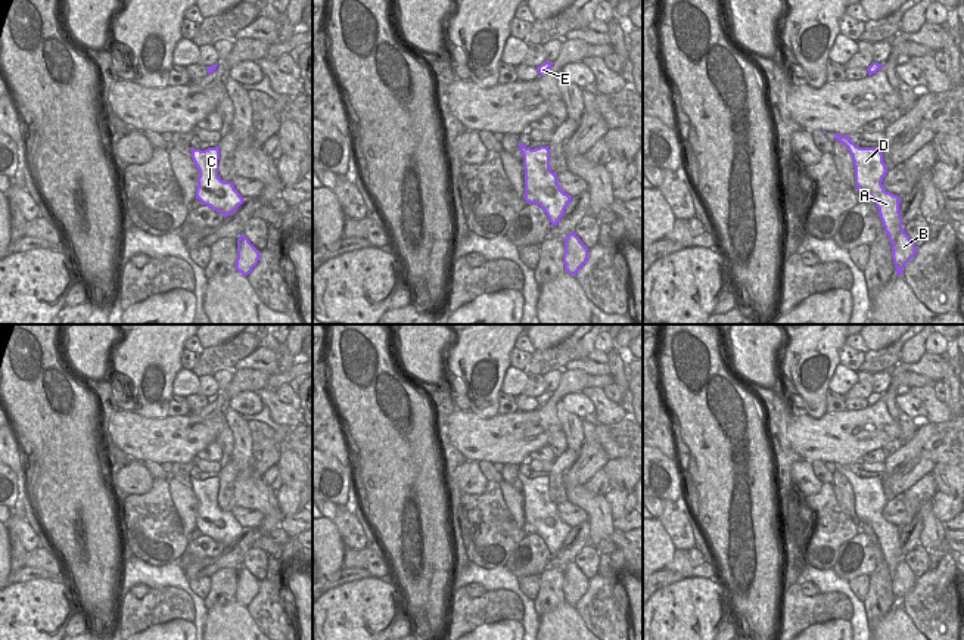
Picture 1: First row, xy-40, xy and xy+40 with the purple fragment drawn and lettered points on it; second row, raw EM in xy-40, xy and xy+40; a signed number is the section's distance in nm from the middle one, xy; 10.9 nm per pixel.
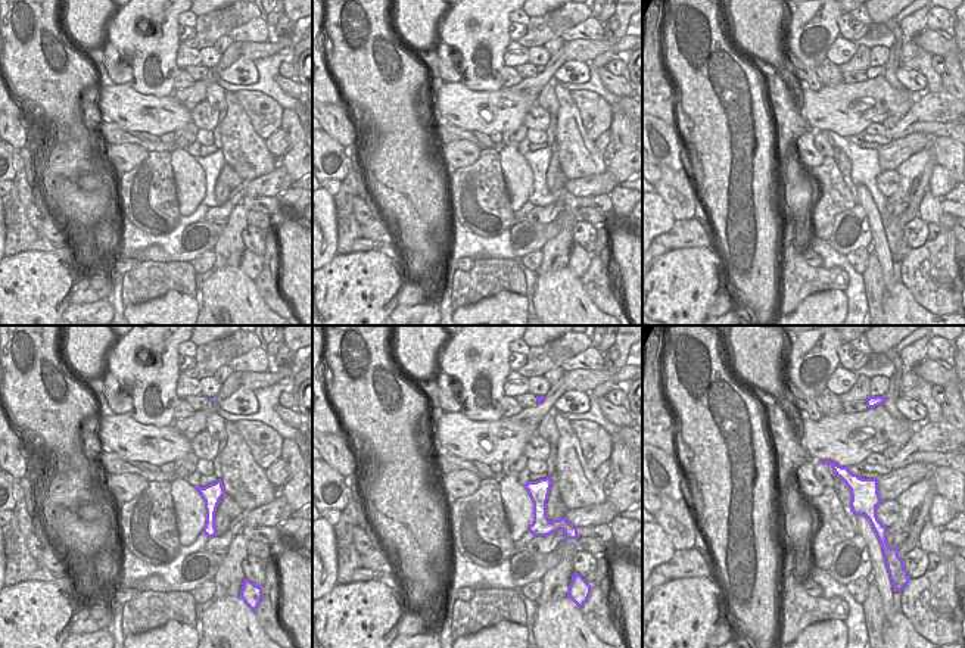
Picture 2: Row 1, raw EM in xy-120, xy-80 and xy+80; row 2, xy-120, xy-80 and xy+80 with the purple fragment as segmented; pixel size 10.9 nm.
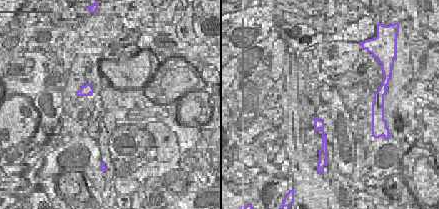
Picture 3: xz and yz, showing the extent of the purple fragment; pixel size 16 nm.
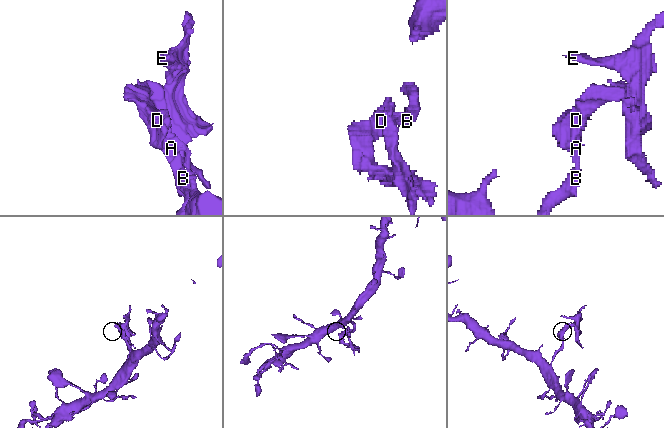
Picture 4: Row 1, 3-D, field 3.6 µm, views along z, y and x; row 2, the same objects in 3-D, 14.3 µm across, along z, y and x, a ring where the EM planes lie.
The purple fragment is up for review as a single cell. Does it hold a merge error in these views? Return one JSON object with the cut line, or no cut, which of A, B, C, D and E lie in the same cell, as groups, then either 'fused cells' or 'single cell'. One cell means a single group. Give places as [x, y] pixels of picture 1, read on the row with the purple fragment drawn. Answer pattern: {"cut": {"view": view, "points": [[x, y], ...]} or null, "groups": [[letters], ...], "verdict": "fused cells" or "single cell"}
{"cut": {"view": "xy+40", "points": [[904, 230], [892, 249]]}, "groups": [["A", "C", "D", "E"], ["B"]], "verdict": "fused cells"}

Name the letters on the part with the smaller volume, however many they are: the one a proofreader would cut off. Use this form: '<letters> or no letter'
A, C, D, E

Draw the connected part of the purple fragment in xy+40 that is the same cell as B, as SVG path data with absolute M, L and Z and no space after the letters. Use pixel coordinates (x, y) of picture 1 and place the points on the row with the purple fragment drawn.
M905 230L899 233L896 245L892 249L892 260L898 276L902 276L902 268L915 255L915 251L917 246L912 243Z

